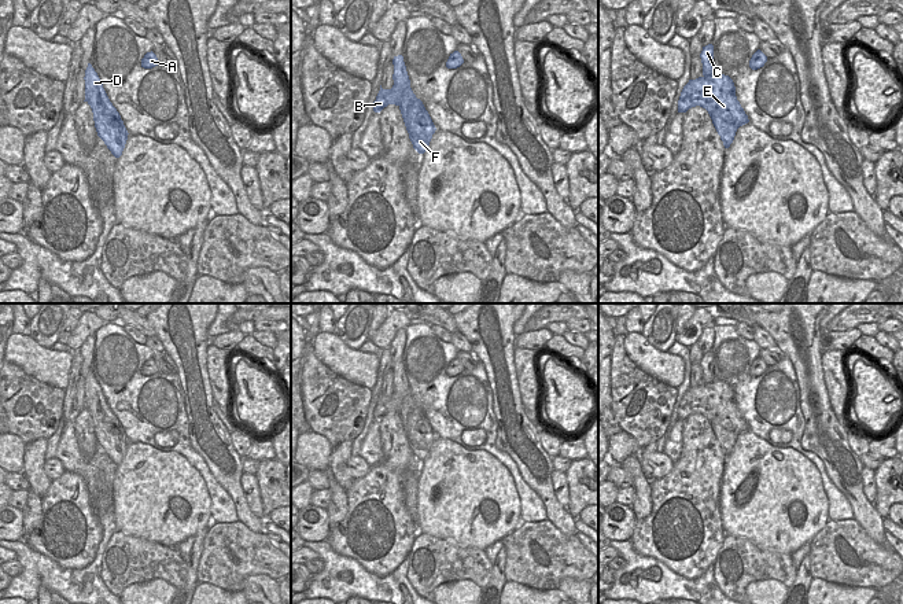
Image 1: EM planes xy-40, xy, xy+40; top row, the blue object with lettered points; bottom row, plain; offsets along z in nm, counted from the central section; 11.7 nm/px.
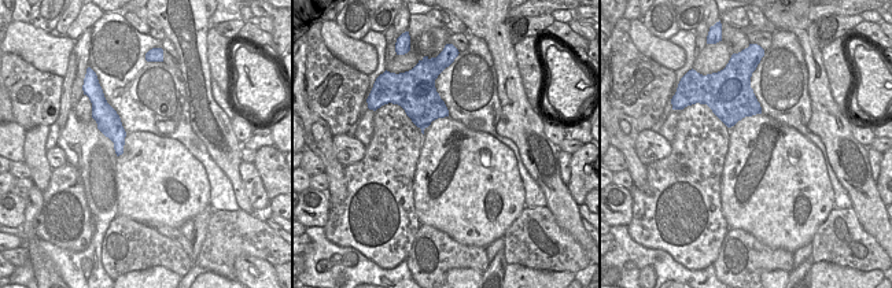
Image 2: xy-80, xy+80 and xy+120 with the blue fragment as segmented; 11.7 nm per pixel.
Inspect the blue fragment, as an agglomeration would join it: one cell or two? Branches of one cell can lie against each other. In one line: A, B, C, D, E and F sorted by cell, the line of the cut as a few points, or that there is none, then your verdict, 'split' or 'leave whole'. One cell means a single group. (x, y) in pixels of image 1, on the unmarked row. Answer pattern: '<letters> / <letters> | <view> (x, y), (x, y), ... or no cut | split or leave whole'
A B E / C D F | xy (415, 405), (411, 413), (415, 424), (421, 431), (432, 433) | split

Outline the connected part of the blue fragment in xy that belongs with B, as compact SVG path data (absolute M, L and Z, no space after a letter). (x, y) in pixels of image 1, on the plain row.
M380 393L380 398L376 404L376 408L373 409L373 419L380 420L388 412L395 412L401 415L403 399L405 397L401 397L395 393L392 393L391 397L383 397Z

